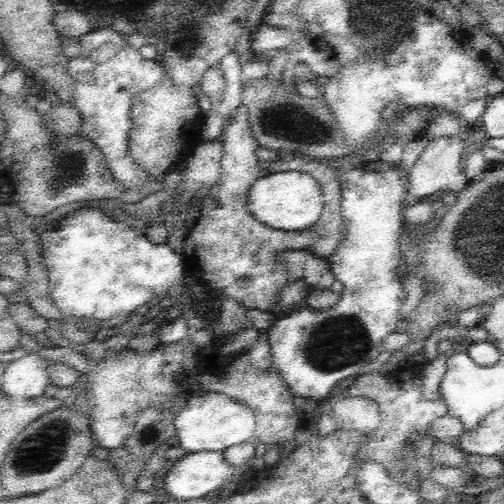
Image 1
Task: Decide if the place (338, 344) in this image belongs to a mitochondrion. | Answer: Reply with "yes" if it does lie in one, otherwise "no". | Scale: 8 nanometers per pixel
yes

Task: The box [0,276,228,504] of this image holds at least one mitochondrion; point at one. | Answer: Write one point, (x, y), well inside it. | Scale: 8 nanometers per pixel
(42, 451)

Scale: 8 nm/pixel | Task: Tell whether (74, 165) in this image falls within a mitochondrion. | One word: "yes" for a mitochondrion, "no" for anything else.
yes

